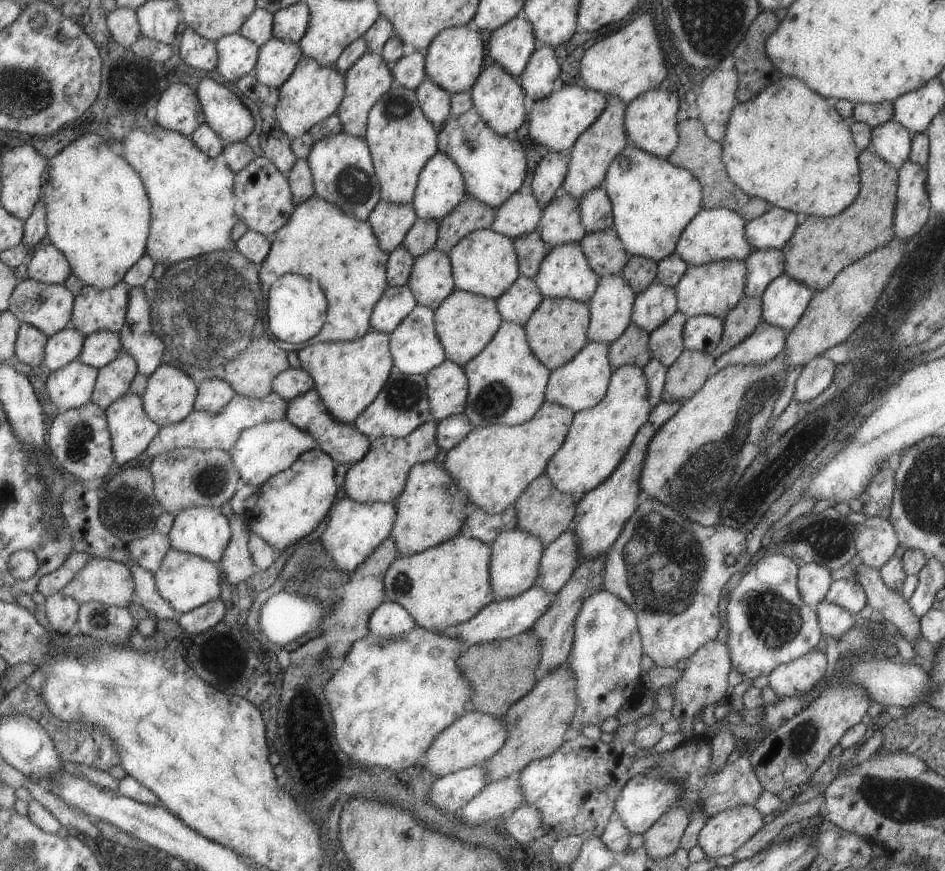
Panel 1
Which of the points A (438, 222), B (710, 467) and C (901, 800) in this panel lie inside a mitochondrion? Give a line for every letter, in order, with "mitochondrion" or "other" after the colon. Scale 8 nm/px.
A: other
B: mitochondrion
C: mitochondrion

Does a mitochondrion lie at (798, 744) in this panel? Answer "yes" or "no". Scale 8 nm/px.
yes

